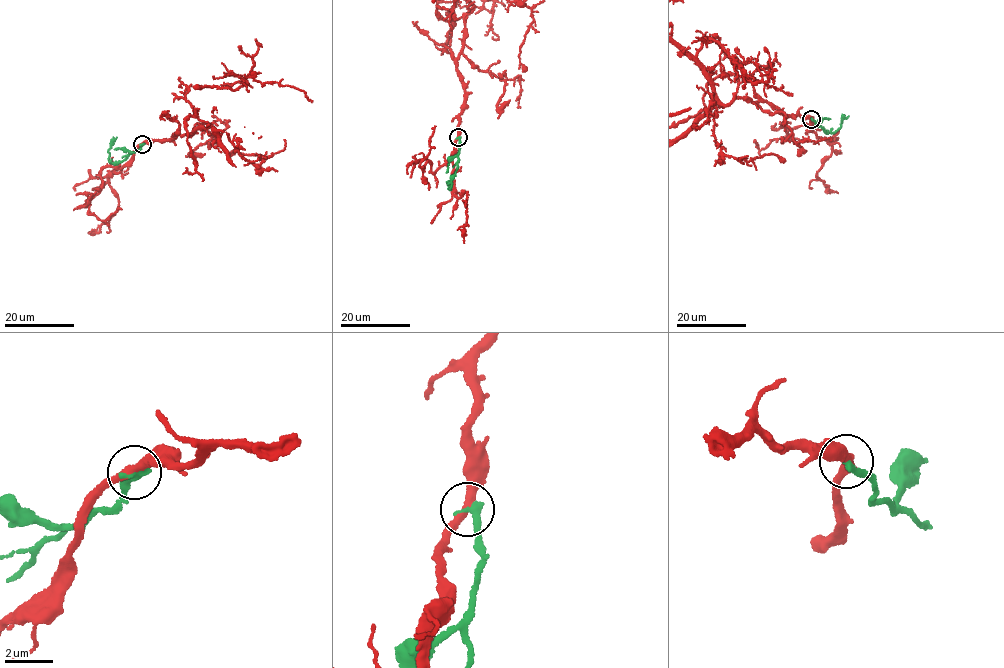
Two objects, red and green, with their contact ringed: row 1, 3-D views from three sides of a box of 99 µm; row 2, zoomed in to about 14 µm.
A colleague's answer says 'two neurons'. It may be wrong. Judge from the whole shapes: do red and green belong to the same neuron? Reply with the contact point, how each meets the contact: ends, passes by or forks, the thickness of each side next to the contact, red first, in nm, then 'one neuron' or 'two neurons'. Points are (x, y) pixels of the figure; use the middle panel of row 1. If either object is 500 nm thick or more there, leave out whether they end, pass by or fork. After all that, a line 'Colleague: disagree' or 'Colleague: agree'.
(458, 137) | red passes by | green ends | 340/320 nm | two neurons
Colleague: agree

